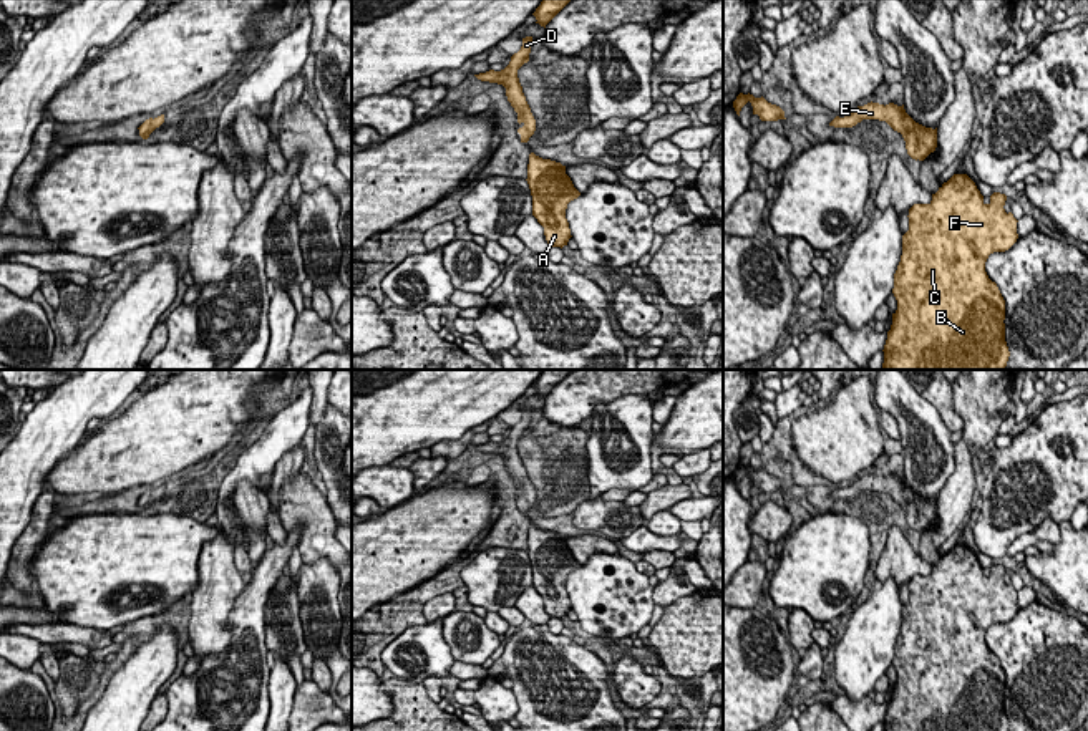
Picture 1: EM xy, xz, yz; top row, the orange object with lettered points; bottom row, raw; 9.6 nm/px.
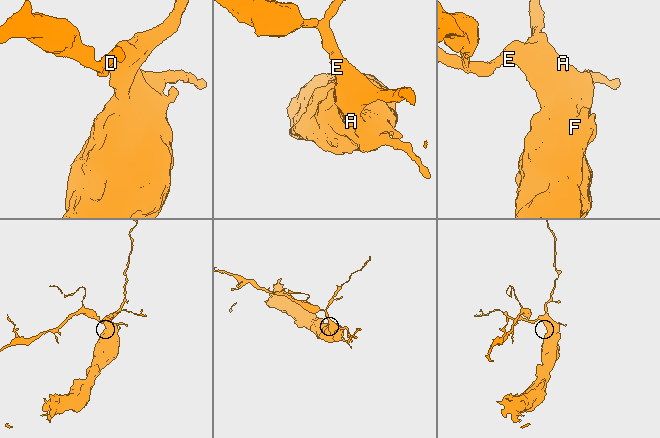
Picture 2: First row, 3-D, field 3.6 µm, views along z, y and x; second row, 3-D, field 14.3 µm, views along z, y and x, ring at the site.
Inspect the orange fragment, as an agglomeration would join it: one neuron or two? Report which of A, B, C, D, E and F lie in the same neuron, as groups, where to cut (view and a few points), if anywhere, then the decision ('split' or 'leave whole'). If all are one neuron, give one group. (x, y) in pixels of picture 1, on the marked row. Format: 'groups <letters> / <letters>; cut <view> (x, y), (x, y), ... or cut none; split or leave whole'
groups A B C D E F; cut none; leave whole

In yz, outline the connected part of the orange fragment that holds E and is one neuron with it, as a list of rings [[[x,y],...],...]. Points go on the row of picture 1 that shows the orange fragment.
[[[871,101],[864,106],[857,106],[844,118],[836,116],[829,126],[852,128],[862,119],[886,121],[894,131],[901,133],[906,141],[907,154],[916,161],[924,161],[937,148],[937,128],[932,129],[916,123],[906,113],[904,104],[897,106],[889,103],[884,106]]]

